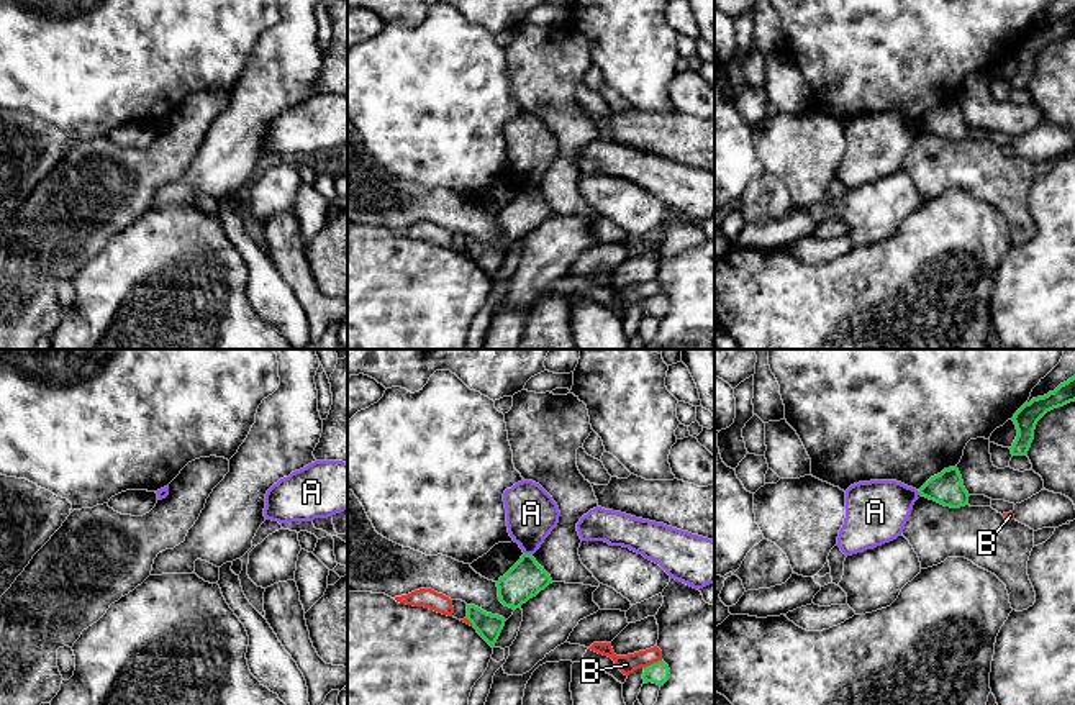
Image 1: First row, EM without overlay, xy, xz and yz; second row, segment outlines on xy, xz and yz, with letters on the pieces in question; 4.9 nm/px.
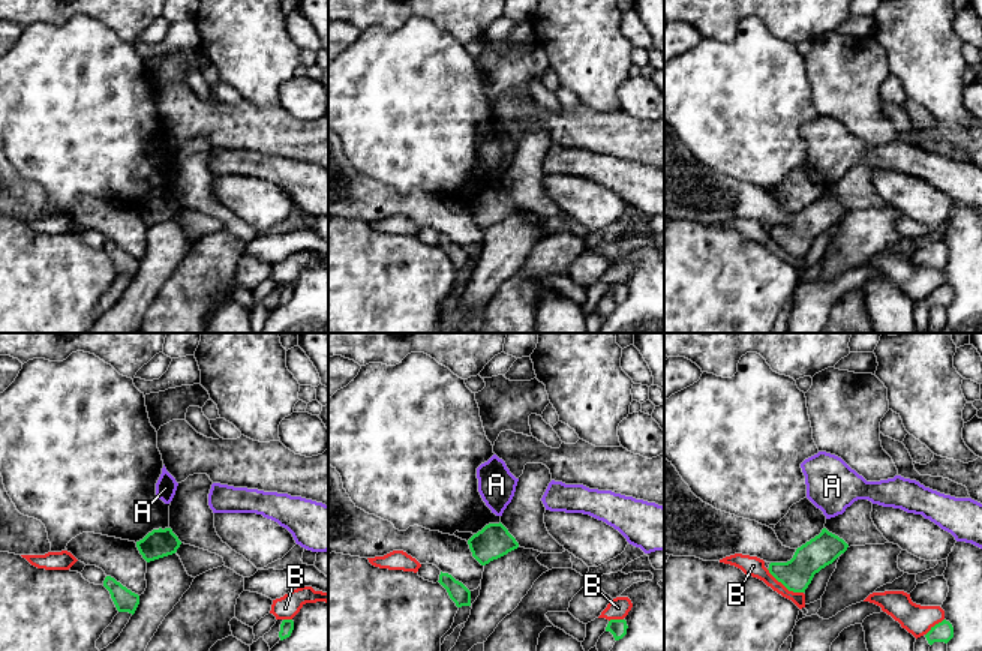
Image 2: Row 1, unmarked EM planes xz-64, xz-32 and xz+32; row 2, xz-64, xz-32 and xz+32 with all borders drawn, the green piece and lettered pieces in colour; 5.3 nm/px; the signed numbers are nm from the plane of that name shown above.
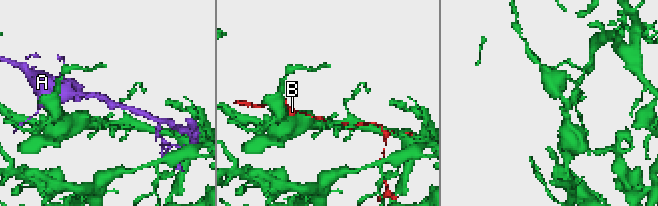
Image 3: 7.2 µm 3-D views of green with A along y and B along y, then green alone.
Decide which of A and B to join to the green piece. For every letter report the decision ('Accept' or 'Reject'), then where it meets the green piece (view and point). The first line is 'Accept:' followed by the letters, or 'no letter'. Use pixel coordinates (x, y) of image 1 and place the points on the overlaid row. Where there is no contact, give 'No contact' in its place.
Accept: no letter
A: Reject. Touches green at xz (528, 554)
B: Reject. Touches green at xz (654, 663)

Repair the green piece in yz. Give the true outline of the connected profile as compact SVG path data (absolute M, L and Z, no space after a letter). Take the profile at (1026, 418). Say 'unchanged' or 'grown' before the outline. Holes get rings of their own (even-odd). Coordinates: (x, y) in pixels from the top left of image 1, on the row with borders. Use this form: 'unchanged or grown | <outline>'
unchanged | M1075 375L1067 382L1060 384L1054 392L1044 397L1032 398L1024 403L1013 416L1018 430L1018 436L1013 443L1013 456L1026 456L1034 439L1034 430L1037 421L1050 410L1075 402Z

